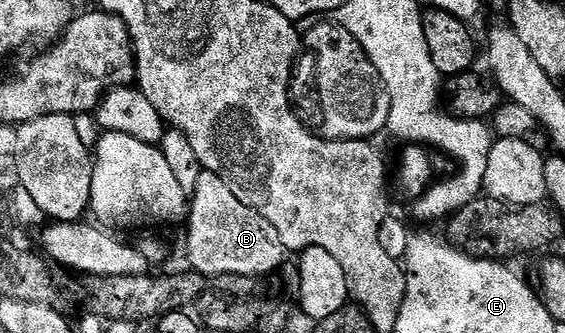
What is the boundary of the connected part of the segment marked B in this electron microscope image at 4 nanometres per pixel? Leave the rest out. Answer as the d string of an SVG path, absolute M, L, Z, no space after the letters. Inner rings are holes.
M212 171L197 177L197 185L189 195L187 227L187 259L190 270L208 277L220 275L254 275L262 277L284 266L285 248L277 229L249 205L241 205L233 189Z

